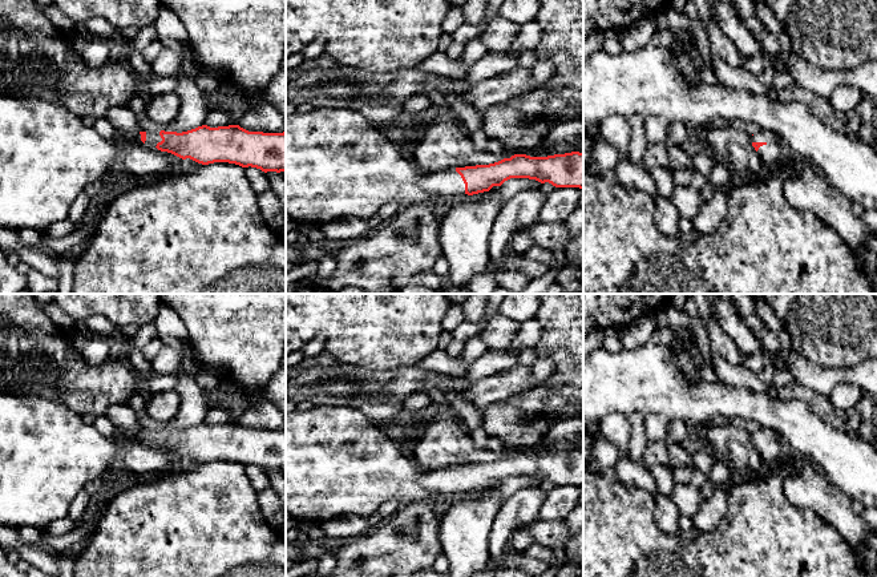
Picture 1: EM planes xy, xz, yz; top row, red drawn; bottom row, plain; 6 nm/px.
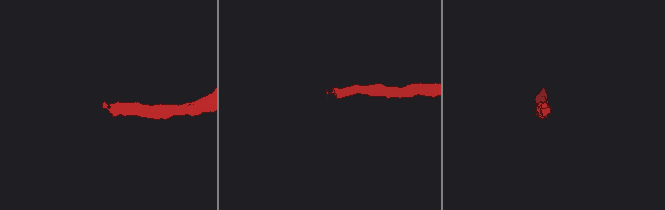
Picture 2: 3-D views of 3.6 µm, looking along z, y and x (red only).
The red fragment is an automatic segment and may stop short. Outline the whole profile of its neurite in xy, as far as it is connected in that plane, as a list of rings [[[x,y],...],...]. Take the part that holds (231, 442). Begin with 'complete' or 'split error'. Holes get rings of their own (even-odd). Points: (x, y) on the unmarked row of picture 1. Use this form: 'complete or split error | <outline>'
split error | [[[207,423],[177,431],[138,429],[149,445],[171,451],[198,461],[229,460],[262,469],[286,469],[286,429],[248,429],[239,423],[210,425]]]

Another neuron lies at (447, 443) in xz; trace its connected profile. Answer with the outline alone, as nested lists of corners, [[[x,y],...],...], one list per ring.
[[[435,408],[432,413],[431,424],[413,451],[412,460],[421,471],[489,463],[504,457],[498,452],[477,447],[450,409]]]

